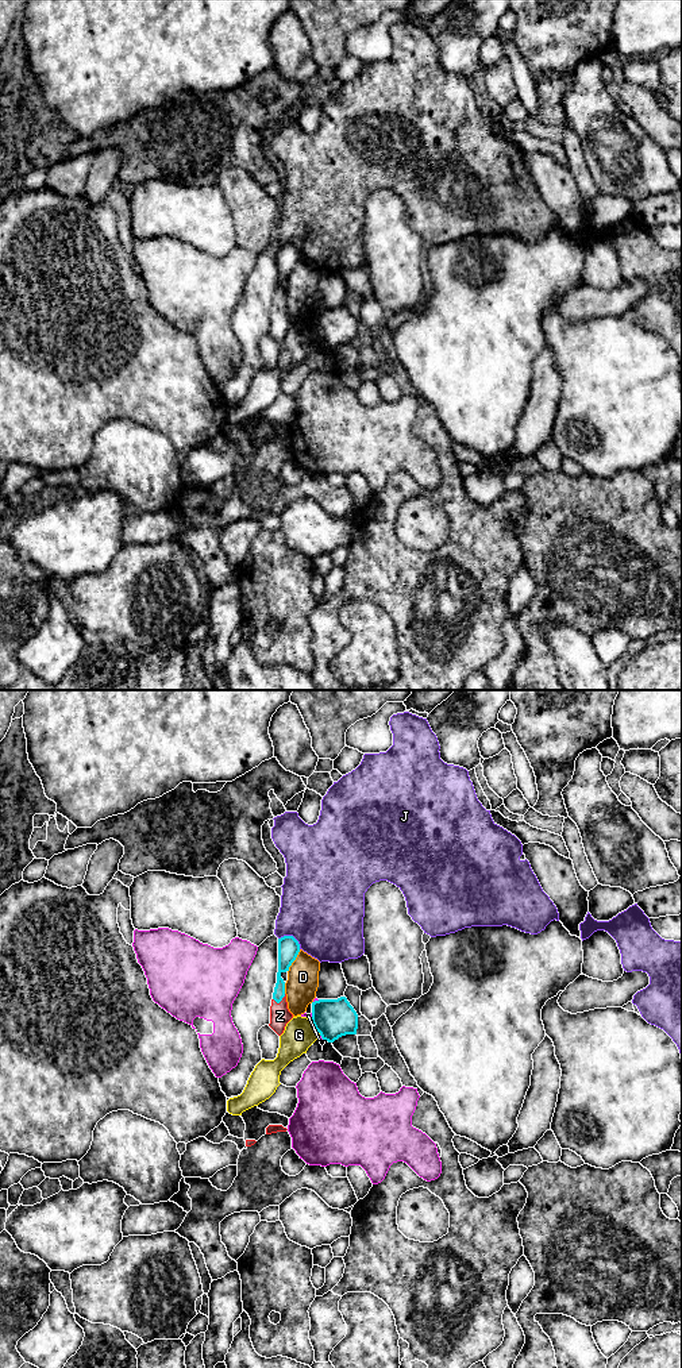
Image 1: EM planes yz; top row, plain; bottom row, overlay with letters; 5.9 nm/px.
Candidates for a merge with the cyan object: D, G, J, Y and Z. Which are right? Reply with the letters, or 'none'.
Z

